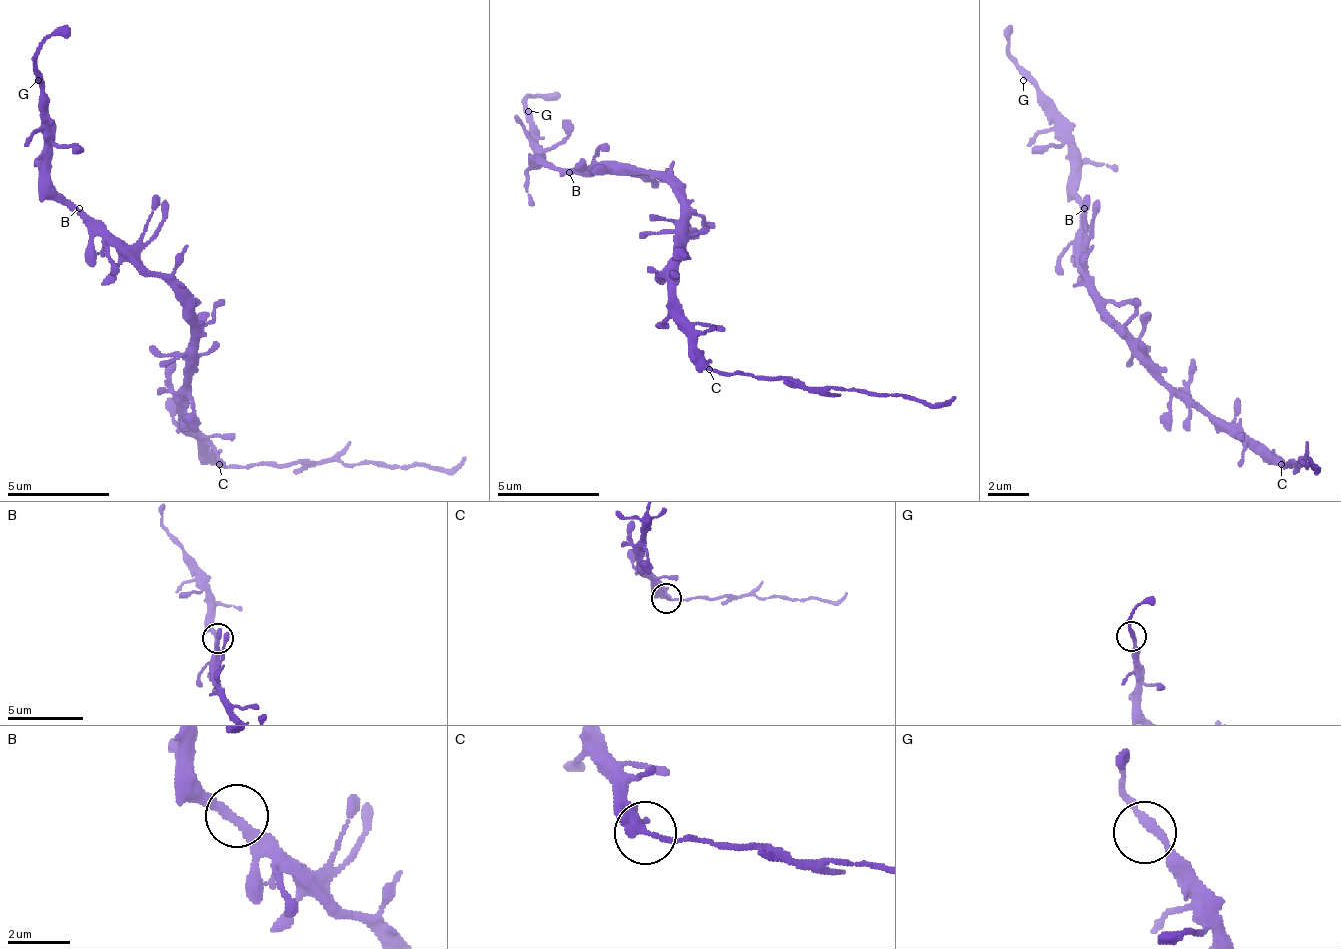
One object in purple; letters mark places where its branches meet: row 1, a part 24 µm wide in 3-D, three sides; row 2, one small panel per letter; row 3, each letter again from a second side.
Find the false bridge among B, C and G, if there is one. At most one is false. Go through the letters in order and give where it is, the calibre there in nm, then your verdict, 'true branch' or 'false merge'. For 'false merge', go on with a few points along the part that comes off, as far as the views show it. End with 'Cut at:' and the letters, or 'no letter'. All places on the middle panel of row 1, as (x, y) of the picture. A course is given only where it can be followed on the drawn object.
B: (569, 172) | 280 nm | true branch
C: (709, 369) | 320 nm | false merge | (708, 368), (810, 388), (908, 393), (929, 404), (954, 399)
G: (528, 111) | 260 nm | true branch
Cut at: C

